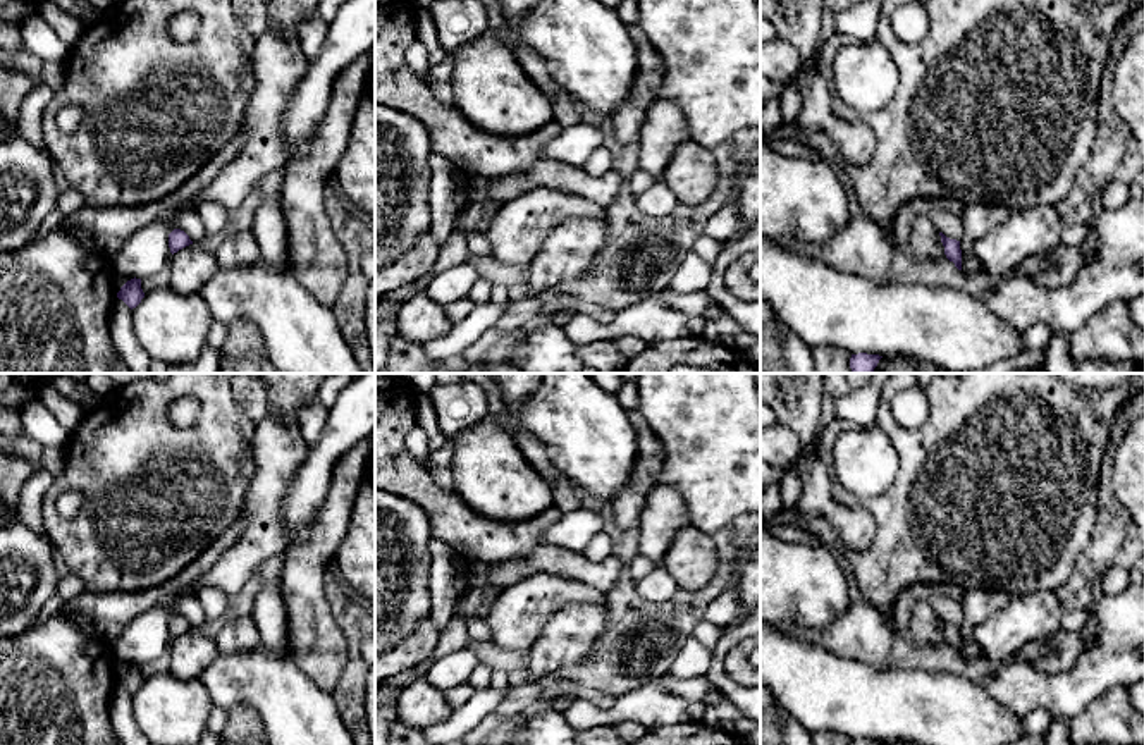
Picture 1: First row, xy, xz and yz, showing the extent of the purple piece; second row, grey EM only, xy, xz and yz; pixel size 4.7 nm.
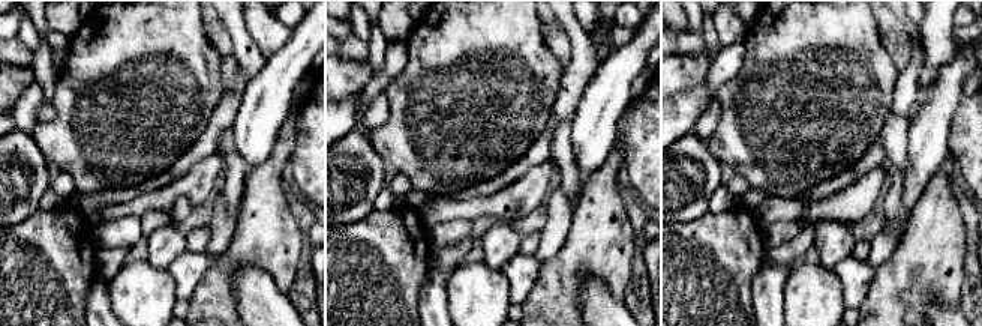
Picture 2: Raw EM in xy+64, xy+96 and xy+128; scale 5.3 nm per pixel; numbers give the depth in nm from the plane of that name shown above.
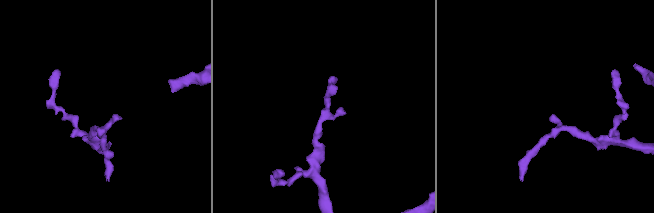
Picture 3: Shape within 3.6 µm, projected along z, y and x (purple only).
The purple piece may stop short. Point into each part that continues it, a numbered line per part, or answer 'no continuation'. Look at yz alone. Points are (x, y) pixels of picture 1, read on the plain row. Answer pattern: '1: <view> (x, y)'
no continuation

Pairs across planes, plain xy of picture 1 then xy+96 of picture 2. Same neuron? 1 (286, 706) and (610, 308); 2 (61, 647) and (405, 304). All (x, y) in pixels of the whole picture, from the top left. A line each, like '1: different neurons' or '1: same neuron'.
1: same neuron
2: same neuron

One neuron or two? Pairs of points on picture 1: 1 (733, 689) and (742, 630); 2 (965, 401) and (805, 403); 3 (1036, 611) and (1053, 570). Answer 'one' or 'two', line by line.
1: one
2: two
3: two

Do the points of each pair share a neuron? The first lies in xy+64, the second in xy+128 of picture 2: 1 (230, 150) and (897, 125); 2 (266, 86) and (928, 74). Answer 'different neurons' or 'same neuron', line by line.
1: same neuron
2: different neurons

